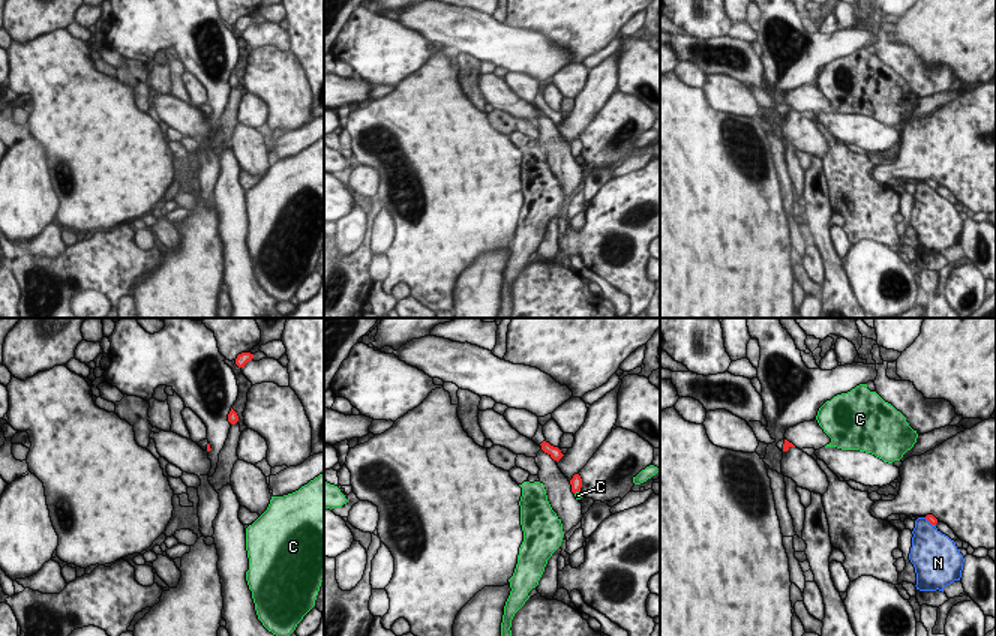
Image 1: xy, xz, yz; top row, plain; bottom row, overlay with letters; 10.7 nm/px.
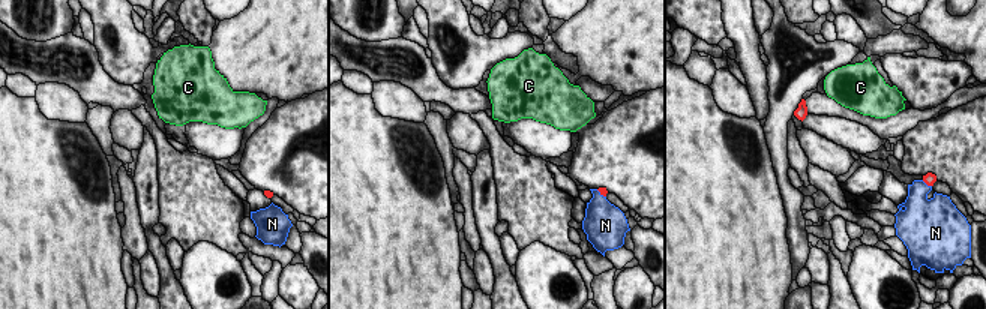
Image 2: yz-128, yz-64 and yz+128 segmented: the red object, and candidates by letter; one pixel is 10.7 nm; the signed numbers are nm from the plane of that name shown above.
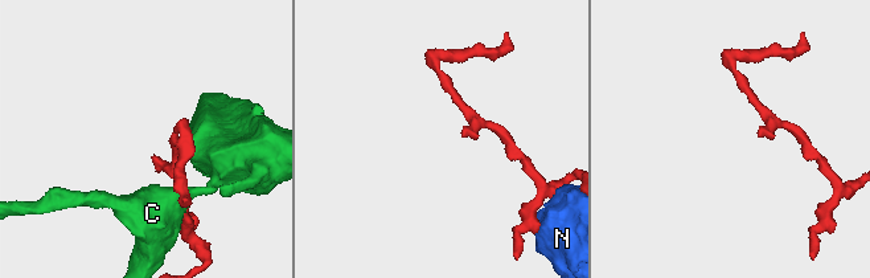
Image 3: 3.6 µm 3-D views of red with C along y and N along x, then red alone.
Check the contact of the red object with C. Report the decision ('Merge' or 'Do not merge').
Do not merge

